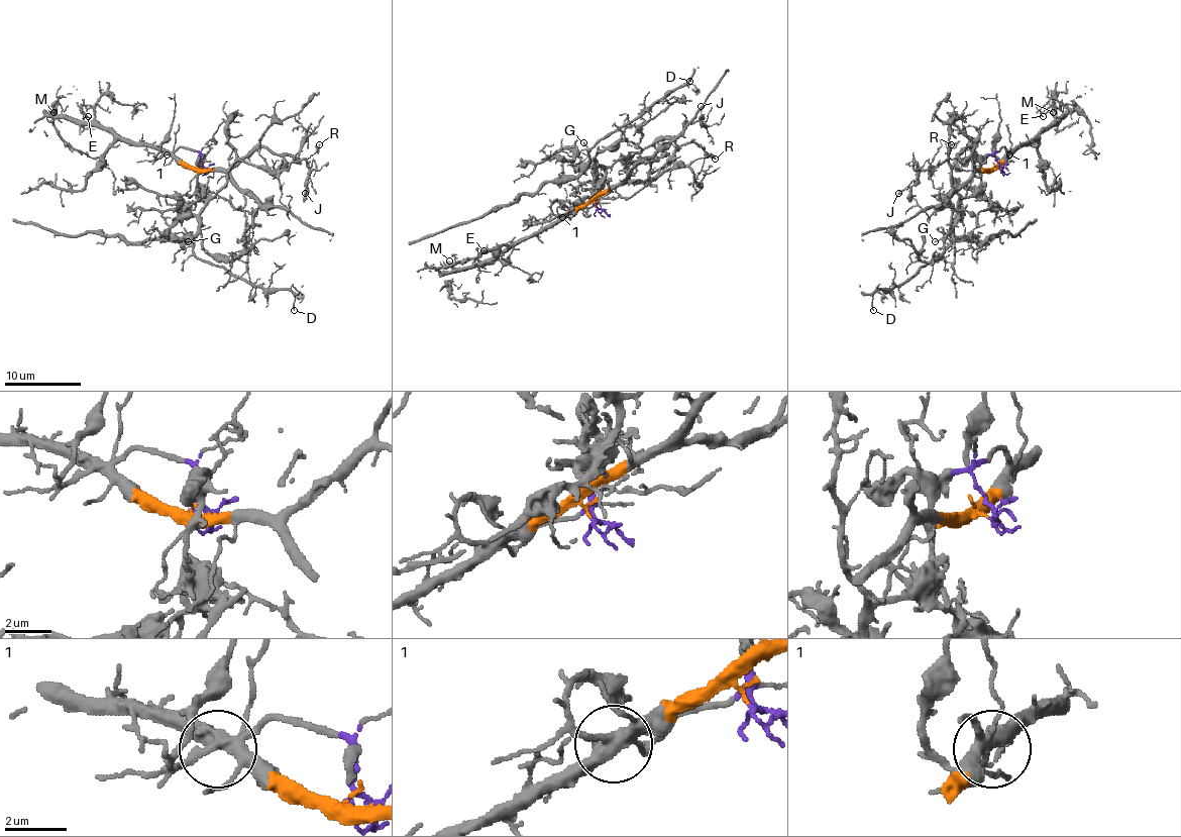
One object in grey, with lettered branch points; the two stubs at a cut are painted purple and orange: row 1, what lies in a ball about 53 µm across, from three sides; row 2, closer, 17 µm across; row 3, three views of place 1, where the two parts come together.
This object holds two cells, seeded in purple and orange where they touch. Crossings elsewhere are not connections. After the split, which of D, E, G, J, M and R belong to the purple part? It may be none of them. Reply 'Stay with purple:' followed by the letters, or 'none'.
Stay with purple: D, G, J

